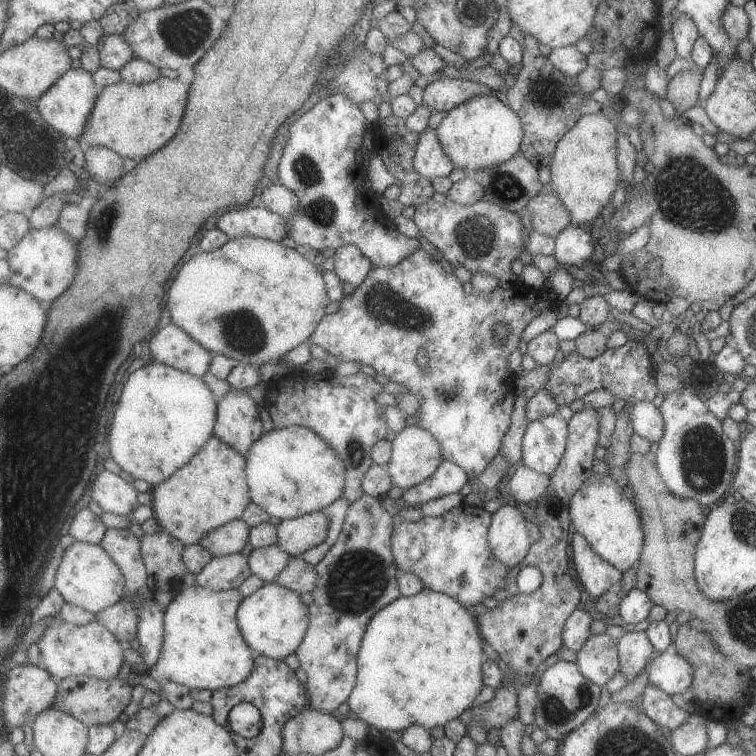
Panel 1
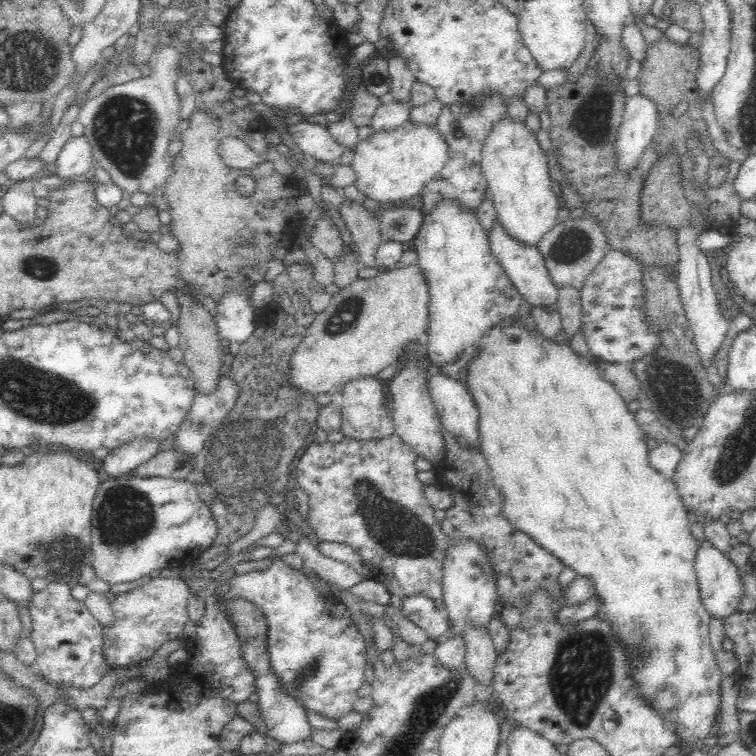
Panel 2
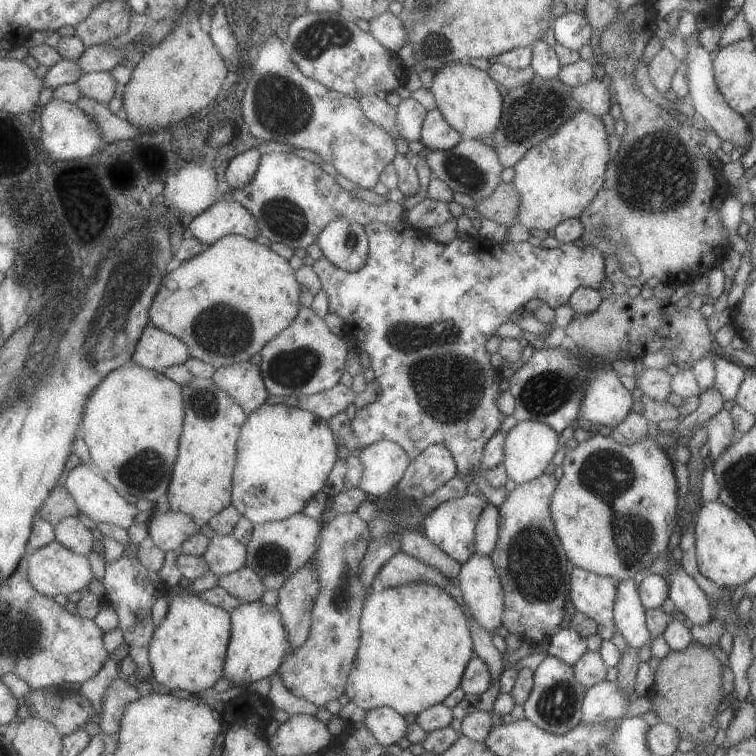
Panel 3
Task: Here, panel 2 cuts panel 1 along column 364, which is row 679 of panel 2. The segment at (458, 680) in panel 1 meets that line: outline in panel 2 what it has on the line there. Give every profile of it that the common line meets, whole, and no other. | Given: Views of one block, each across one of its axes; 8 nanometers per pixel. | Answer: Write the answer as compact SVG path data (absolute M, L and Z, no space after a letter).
M514 313L514 314L513 314L513 315L510 315L510 316L507 316L507 317L506 317L506 318L503 318L503 319L498 319L498 320L497 320L497 321L496 321L496 322L495 322L495 323L494 323L494 324L493 324L493 325L492 325L492 328L491 328L491 329L490 329L490 330L488 330L488 332L487 332L487 333L486 333L486 334L483 334L483 335L481 335L481 337L480 337L480 338L479 338L479 339L478 339L478 340L477 340L477 341L474 341L474 342L473 342L473 343L472 343L472 344L471 344L471 346L470 346L470 347L468 347L468 348L467 348L467 349L469 349L469 350L472 350L472 349L474 349L474 354L472 354L472 358L470 358L470 360L468 360L468 362L466 362L466 364L464 364L464 368L463 368L463 372L464 372L464 375L465 375L465 380L464 380L464 381L465 381L465 383L466 383L466 386L467 386L467 387L468 387L468 390L469 390L469 393L470 393L470 396L472 396L472 400L473 400L473 401L474 401L474 404L475 404L475 405L476 405L476 411L477 411L477 414L478 414L478 419L479 419L479 422L478 422L478 446L479 446L479 448L480 448L480 449L481 449L481 452L482 452L482 455L483 455L483 456L484 456L484 459L485 459L485 460L486 460L486 463L487 463L487 464L488 464L488 469L490 469L490 475L491 475L491 476L492 476L492 481L493 481L493 482L494 482L494 485L495 485L495 486L496 486L496 489L497 489L497 490L498 490L498 493L499 493L499 494L500 494L500 497L501 497L501 500L502 500L502 501L503 501L503 509L504 509L504 514L505 514L505 515L506 515L506 518L508 518L508 520L509 520L509 521L510 521L510 522L511 522L511 523L512 523L512 525L514 525L514 526L515 526L515 527L518 527L518 529L520 529L520 530L523 530L523 531L524 531L524 533L526 533L526 534L528 534L528 535L530 535L530 537L532 537L532 539L534 539L534 541L536 541L536 542L537 542L537 543L538 543L538 544L539 544L539 545L542 545L542 546L543 546L543 548L544 548L544 549L545 549L545 550L548 550L548 553L550 553L550 554L552 554L552 555L554 555L554 556L555 556L555 557L556 557L556 558L558 558L558 559L559 559L559 560L560 560L560 561L561 561L561 562L562 562L562 563L563 563L563 564L564 564L564 565L565 565L565 567L570 567L570 568L571 568L571 569L573 569L573 570L575 570L575 571L576 571L576 573L577 573L577 574L578 574L578 575L579 575L579 574L582 574L582 575L588 575L588 576L590 576L590 577L592 577L592 578L594 578L594 580L596 580L596 595L600 595L600 597L602 597L602 599L604 599L604 608L602 608L602 612L600 612L600 614L596 614L596 615L600 615L600 617L608 617L608 619L610 619L610 621L612 621L612 623L614 623L614 626L615 626L615 630L616 630L616 633L618 633L618 637L620 637L620 639L622 639L622 641L626 641L626 643L630 643L630 645L636 645L636 646L640 646L640 647L642 647L642 649L646 649L646 653L648 653L648 656L644 656L644 658L642 658L642 660L640 660L640 662L638 662L638 672L636 672L636 681L638 681L638 682L640 682L640 683L642 683L642 690L644 690L644 692L645 692L645 696L647 696L647 698L649 698L649 700L651 700L651 702L652 702L652 703L653 703L653 704L654 704L654 705L655 705L655 707L656 707L656 708L658 708L658 709L660 709L660 713L662 713L662 714L664 714L664 717L666 717L666 718L668 718L668 719L672 719L672 721L674 721L674 722L675 722L675 723L676 723L676 725L678 725L678 729L680 729L680 732L679 732L679 735L680 735L680 738L678 738L678 740L681 740L681 742L683 742L683 743L682 743L682 744L681 744L681 746L680 746L680 748L681 748L681 750L686 750L686 747L687 747L687 746L696 746L696 748L699 748L699 747L703 747L703 745L702 745L702 740L704 740L704 738L706 738L706 736L710 736L710 735L711 735L711 734L712 734L712 733L711 733L711 732L710 732L710 730L712 730L712 728L713 728L713 726L714 726L714 722L715 722L715 720L716 720L716 714L718 714L718 712L719 712L719 710L720 710L720 708L721 708L721 693L720 693L720 692L719 692L719 690L720 690L720 679L721 679L721 678L722 678L722 674L721 674L721 672L720 672L720 669L718 669L718 665L717 665L717 661L716 661L716 657L715 657L715 656L716 656L716 651L714 651L714 650L713 650L713 649L712 649L712 646L711 646L711 644L710 644L710 640L709 640L709 637L708 637L708 634L709 634L709 626L708 626L708 625L709 625L709 622L710 622L710 618L711 618L711 616L710 616L710 613L708 613L708 611L707 611L707 610L706 610L706 607L704 607L704 603L703 603L703 602L702 602L702 601L701 601L701 598L700 598L700 595L699 595L699 594L700 594L700 591L699 591L699 588L698 588L698 583L697 583L697 580L696 580L696 575L695 575L695 574L694 574L694 560L696 560L696 558L695 558L695 556L696 556L696 540L695 540L695 539L694 539L694 536L693 536L693 535L692 535L692 533L690 533L690 528L689 528L689 525L688 525L688 519L687 519L687 516L688 516L688 513L689 513L689 512L688 512L688 510L686 510L686 506L685 506L685 505L684 505L684 504L683 504L683 501L682 501L682 498L681 498L681 497L680 497L680 494L679 494L679 491L678 491L678 488L677 488L677 485L676 485L676 484L675 484L675 482L674 482L674 481L669 481L669 480L668 480L668 479L666 479L666 478L664 478L664 476L663 476L663 475L662 475L662 474L661 474L661 472L660 472L660 471L658 471L658 470L654 470L654 469L653 469L653 467L652 467L652 466L651 466L651 463L650 463L650 462L649 462L649 450L650 450L650 448L651 448L651 446L652 446L652 442L650 442L650 440L649 440L649 437L648 437L648 435L646 435L646 434L645 434L645 433L644 433L644 432L643 432L643 431L642 431L642 428L641 428L641 427L640 427L640 426L639 426L639 423L638 423L638 422L637 422L637 421L636 421L636 415L635 415L635 414L632 414L632 412L630 412L630 410L628 410L628 406L627 406L627 405L626 405L626 404L627 404L627 402L626 402L626 401L625 401L625 400L624 400L624 399L623 399L623 398L622 398L622 395L620 395L620 393L619 393L619 392L618 392L618 389L616 389L616 387L615 387L615 386L614 386L614 385L612 385L612 383L611 383L611 382L608 382L608 379L605 379L605 378L604 378L604 377L602 377L602 375L600 375L600 373L599 373L599 370L598 370L598 365L597 365L597 360L596 360L596 359L590 359L590 360L588 360L588 358L584 358L584 356L580 356L580 354L576 354L576 352L574 352L574 350L572 350L572 348L571 348L571 347L570 347L570 344L569 344L569 342L568 342L568 341L565 341L565 342L556 342L556 340L555 340L555 337L546 337L546 335L544 335L544 334L542 334L542 333L540 333L540 331L539 331L539 330L538 330L538 329L536 329L536 328L534 328L534 330L530 330L530 328L528 328L528 326L526 326L526 324L528 324L528 322L526 322L526 318L518 318L518 316L516 316L516 313Z

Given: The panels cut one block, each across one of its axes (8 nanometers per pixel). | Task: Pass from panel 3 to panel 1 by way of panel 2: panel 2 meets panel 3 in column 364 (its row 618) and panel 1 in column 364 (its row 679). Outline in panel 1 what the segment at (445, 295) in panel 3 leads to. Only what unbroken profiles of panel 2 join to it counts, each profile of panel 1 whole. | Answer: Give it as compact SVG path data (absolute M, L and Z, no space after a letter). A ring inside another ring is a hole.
M420 248L413 256L409 256L409 258L406 258L397 266L374 266L373 270L371 270L371 274L365 279L365 282L355 289L356 290L351 295L343 297L343 300L340 300L340 308L336 313L328 314L326 318L322 320L322 323L319 324L317 330L315 330L315 334L311 336L310 341L315 342L315 344L319 345L323 350L329 352L331 356L339 358L342 362L352 360L362 365L369 365L376 372L385 375L392 382L402 384L413 396L419 396L419 400L421 400L421 410L416 414L419 420L418 425L421 426L421 428L427 428L427 430L439 440L439 444L443 446L443 453L446 454L445 459L447 461L457 463L459 466L466 469L470 478L478 479L483 474L483 471L486 470L486 467L492 462L494 456L501 450L503 435L509 430L511 424L511 410L514 410L513 402L515 402L515 400L513 400L513 374L509 372L505 358L507 358L507 354L511 354L511 352L517 348L523 329L529 324L529 321L533 320L533 318L541 314L541 312L555 308L555 304L558 301L556 298L543 296L543 290L539 290L538 292L537 289L531 289L525 285L523 286L519 281L503 290L496 287L492 292L487 292L487 294L485 294L485 292L483 292L483 294L467 294L467 292L463 290L461 280L459 280L454 273L449 274L449 272L447 272L437 260L433 260L423 248ZM549 302L552 303L549 304ZM495 324L507 324L507 328L509 328L509 336L505 338L505 342L503 342L501 346L497 346L495 340L493 340L493 326L495 326ZM422 360L428 362L426 372L419 366Z

